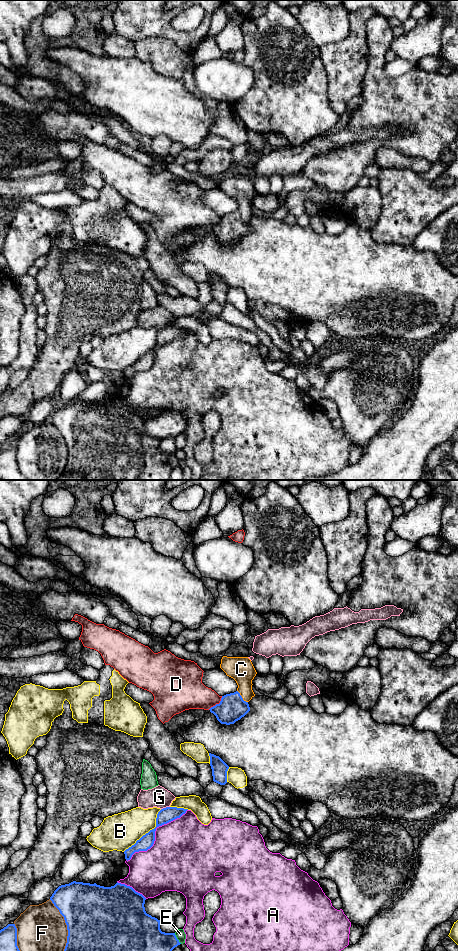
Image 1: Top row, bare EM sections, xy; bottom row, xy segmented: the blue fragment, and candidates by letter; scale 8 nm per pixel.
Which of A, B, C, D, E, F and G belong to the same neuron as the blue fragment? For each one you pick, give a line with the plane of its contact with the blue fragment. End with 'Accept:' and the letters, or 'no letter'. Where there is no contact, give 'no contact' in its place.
C: contact in xy
Accept: C

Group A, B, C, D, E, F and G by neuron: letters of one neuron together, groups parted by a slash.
A / B / C / D / E / F / G

